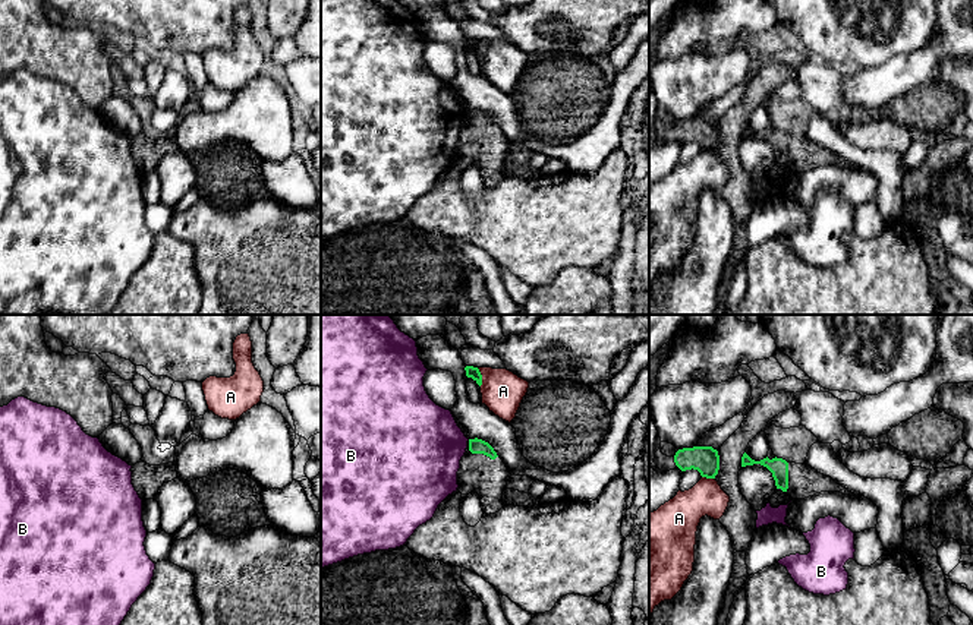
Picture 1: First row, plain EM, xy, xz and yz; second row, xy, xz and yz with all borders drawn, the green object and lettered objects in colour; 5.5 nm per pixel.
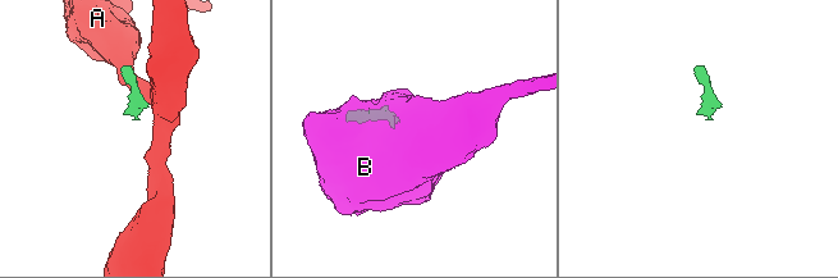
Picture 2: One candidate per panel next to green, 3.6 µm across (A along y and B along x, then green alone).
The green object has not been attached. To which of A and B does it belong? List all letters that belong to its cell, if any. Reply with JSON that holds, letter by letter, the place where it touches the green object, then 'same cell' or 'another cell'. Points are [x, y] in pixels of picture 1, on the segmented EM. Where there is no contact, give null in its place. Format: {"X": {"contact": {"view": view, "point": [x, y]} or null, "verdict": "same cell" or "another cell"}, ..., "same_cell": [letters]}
{"A": {"contact": {"view": "xz", "point": [481, 376]}, "verdict": "another cell"}, "B": {"contact": {"view": "yz", "point": [780, 488]}, "verdict": "another cell"}, "same_cell": []}

